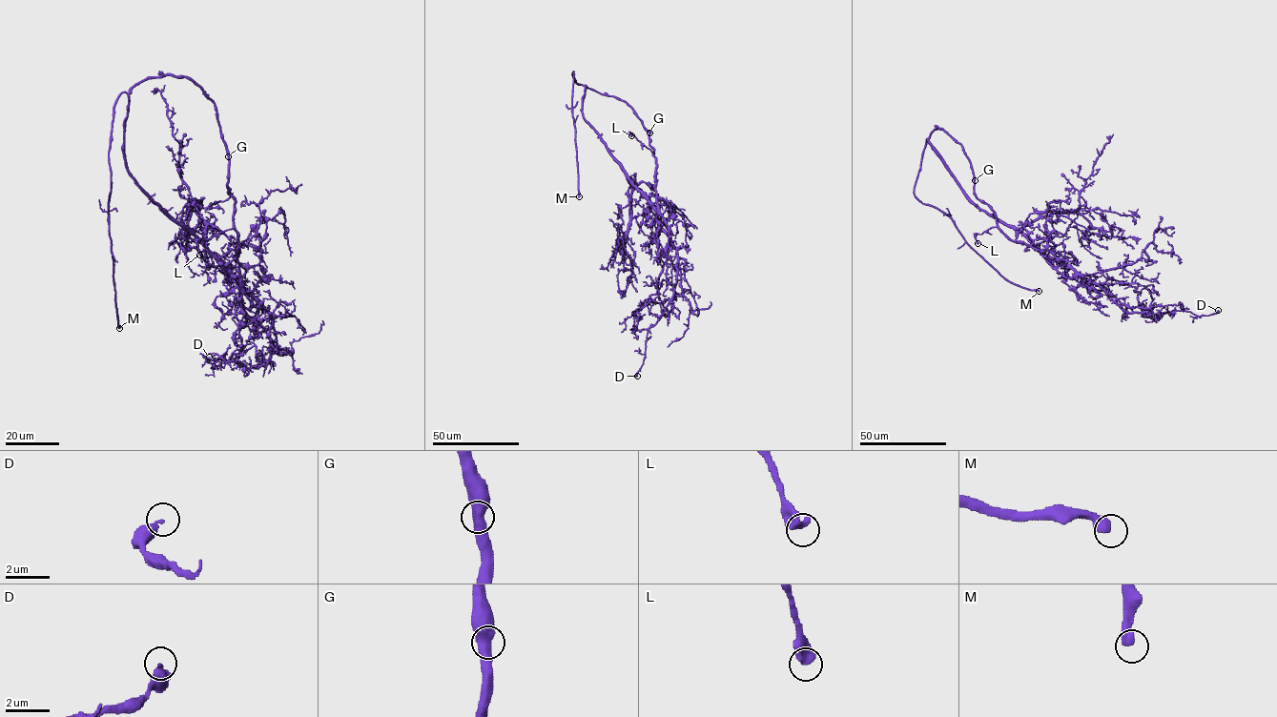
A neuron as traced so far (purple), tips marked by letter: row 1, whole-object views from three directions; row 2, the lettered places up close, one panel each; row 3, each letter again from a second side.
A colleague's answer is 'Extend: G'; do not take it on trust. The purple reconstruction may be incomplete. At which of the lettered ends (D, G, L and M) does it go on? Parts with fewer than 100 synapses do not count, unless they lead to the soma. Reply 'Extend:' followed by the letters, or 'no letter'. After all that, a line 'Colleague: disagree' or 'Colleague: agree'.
Extend: M
Colleague: disagree

